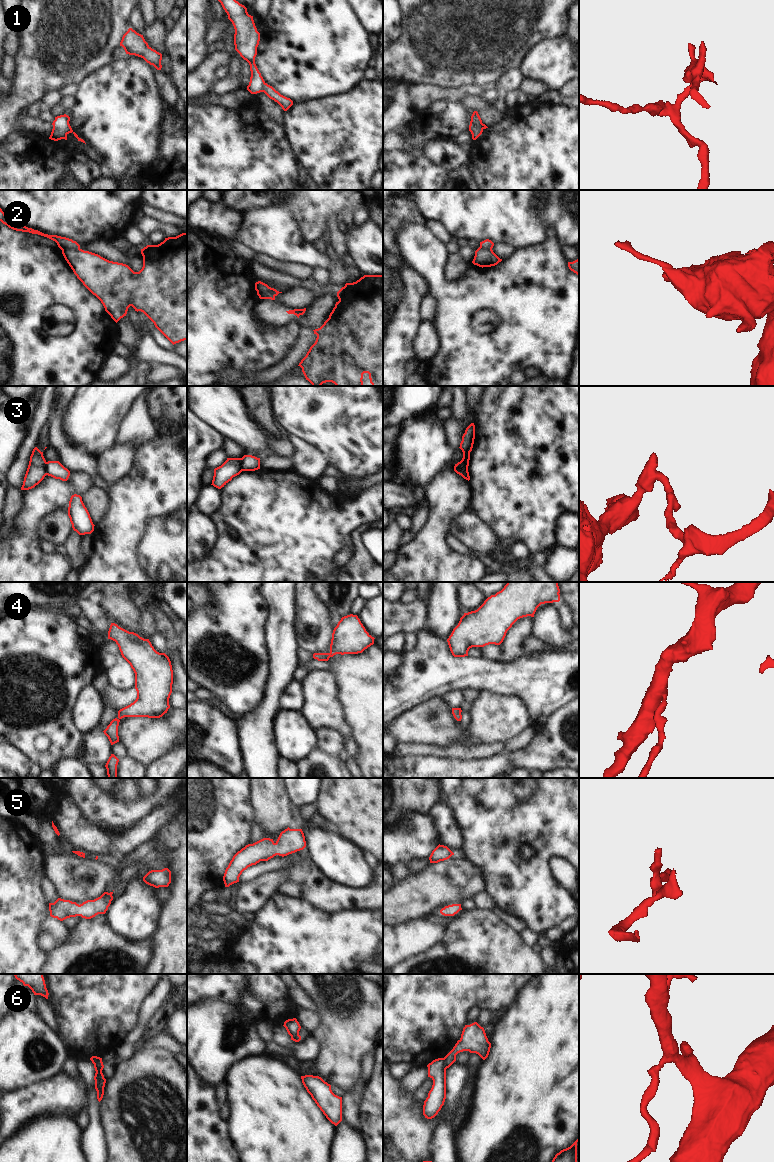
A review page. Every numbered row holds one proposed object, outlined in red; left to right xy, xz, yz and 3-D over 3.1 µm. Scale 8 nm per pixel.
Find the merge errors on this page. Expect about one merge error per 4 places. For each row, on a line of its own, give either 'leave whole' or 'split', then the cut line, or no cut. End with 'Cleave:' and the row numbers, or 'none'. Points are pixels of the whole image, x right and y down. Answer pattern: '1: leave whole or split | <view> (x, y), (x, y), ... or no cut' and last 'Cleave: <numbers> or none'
1: split | yz (471, 120), (482, 129)
2: split | xy (79, 248), (76, 250), (62, 250)
3: split | yz (460, 461), (466, 467), (466, 470), (461, 475)
4: leave whole | no cut
5: leave whole | no cut
6: split | yz (442, 1058), (445, 1069)
Cleave: 1, 2, 3, 6

